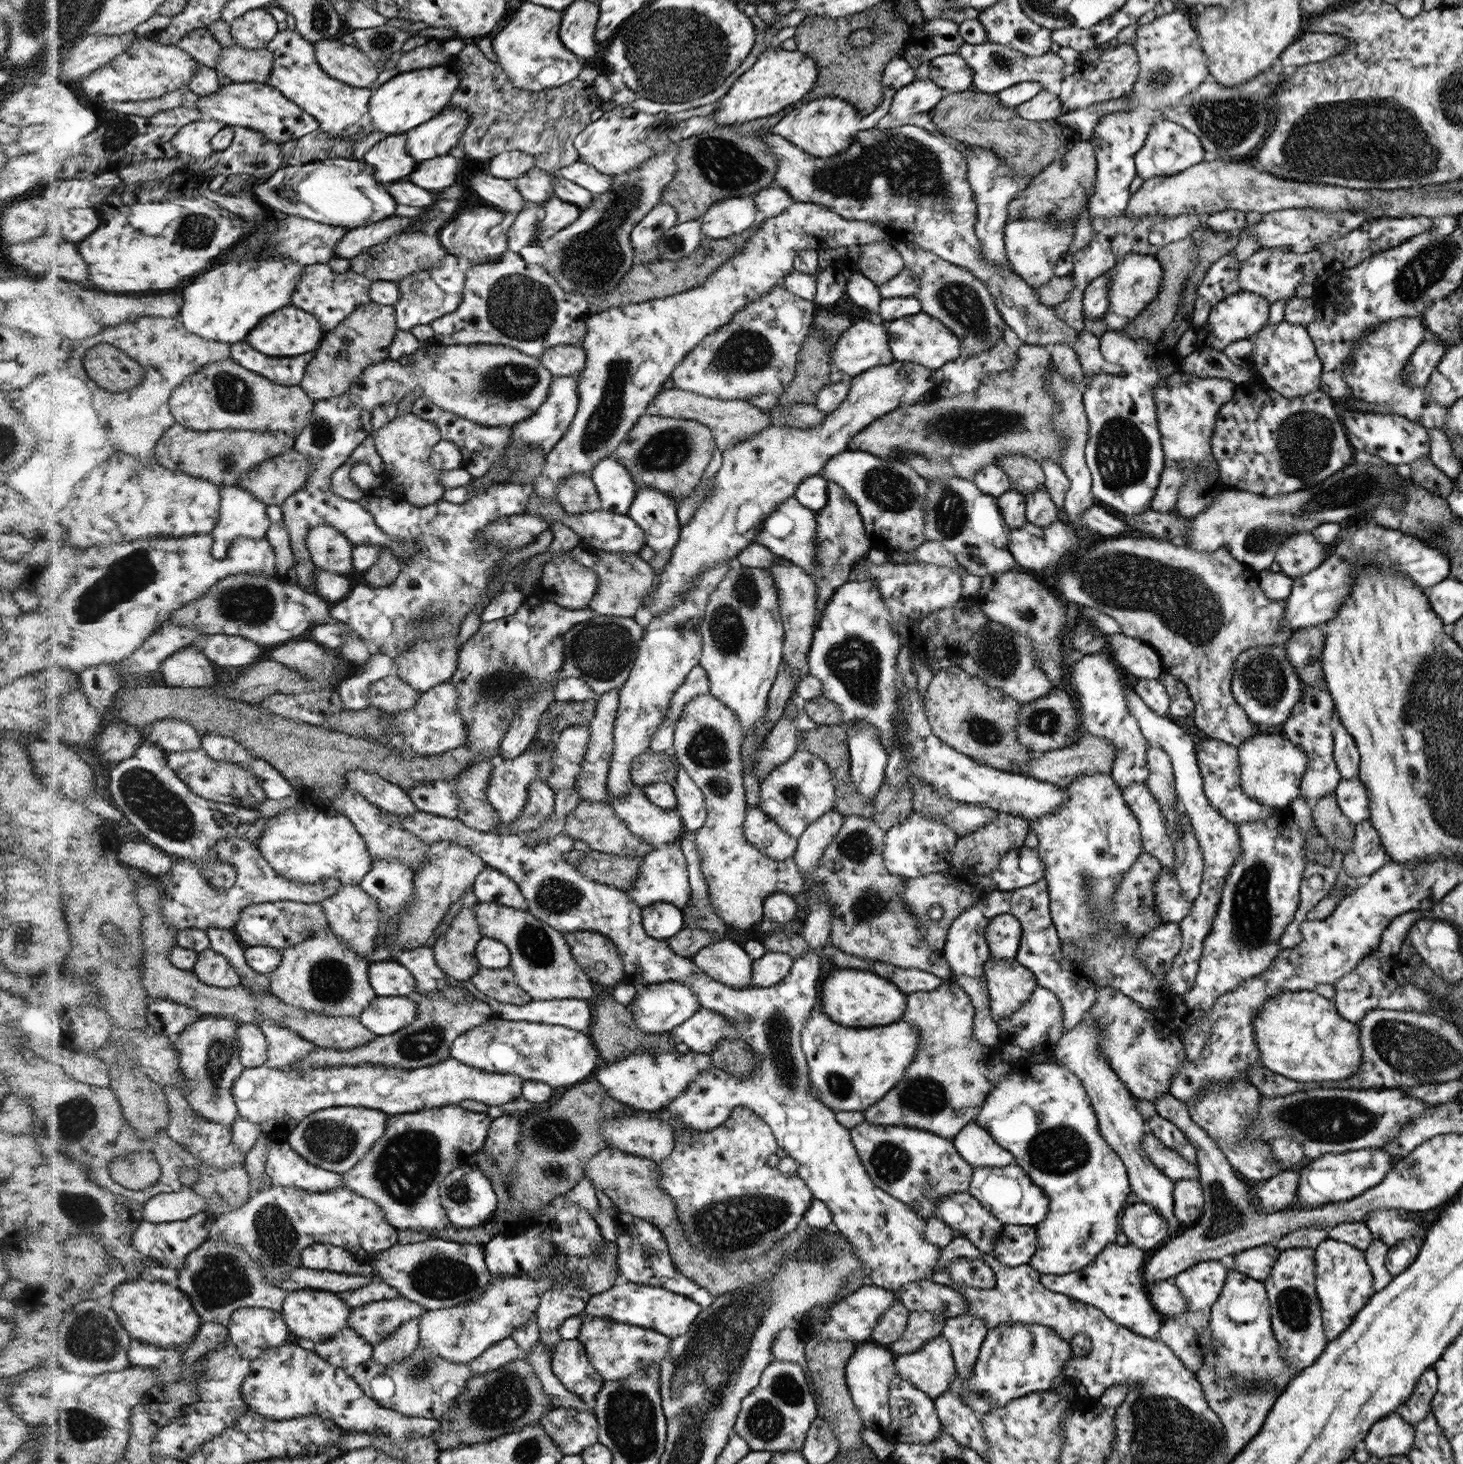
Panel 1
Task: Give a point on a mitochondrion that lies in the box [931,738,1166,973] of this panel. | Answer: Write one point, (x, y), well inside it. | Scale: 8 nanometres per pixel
(1088, 883)

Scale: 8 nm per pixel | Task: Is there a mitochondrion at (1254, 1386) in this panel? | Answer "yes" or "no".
no

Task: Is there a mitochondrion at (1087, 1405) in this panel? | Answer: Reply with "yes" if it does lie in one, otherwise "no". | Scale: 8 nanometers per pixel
no

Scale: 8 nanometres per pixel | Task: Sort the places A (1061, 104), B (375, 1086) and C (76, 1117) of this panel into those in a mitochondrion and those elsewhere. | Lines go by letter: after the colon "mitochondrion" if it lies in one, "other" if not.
A: other
B: other
C: mitochondrion

